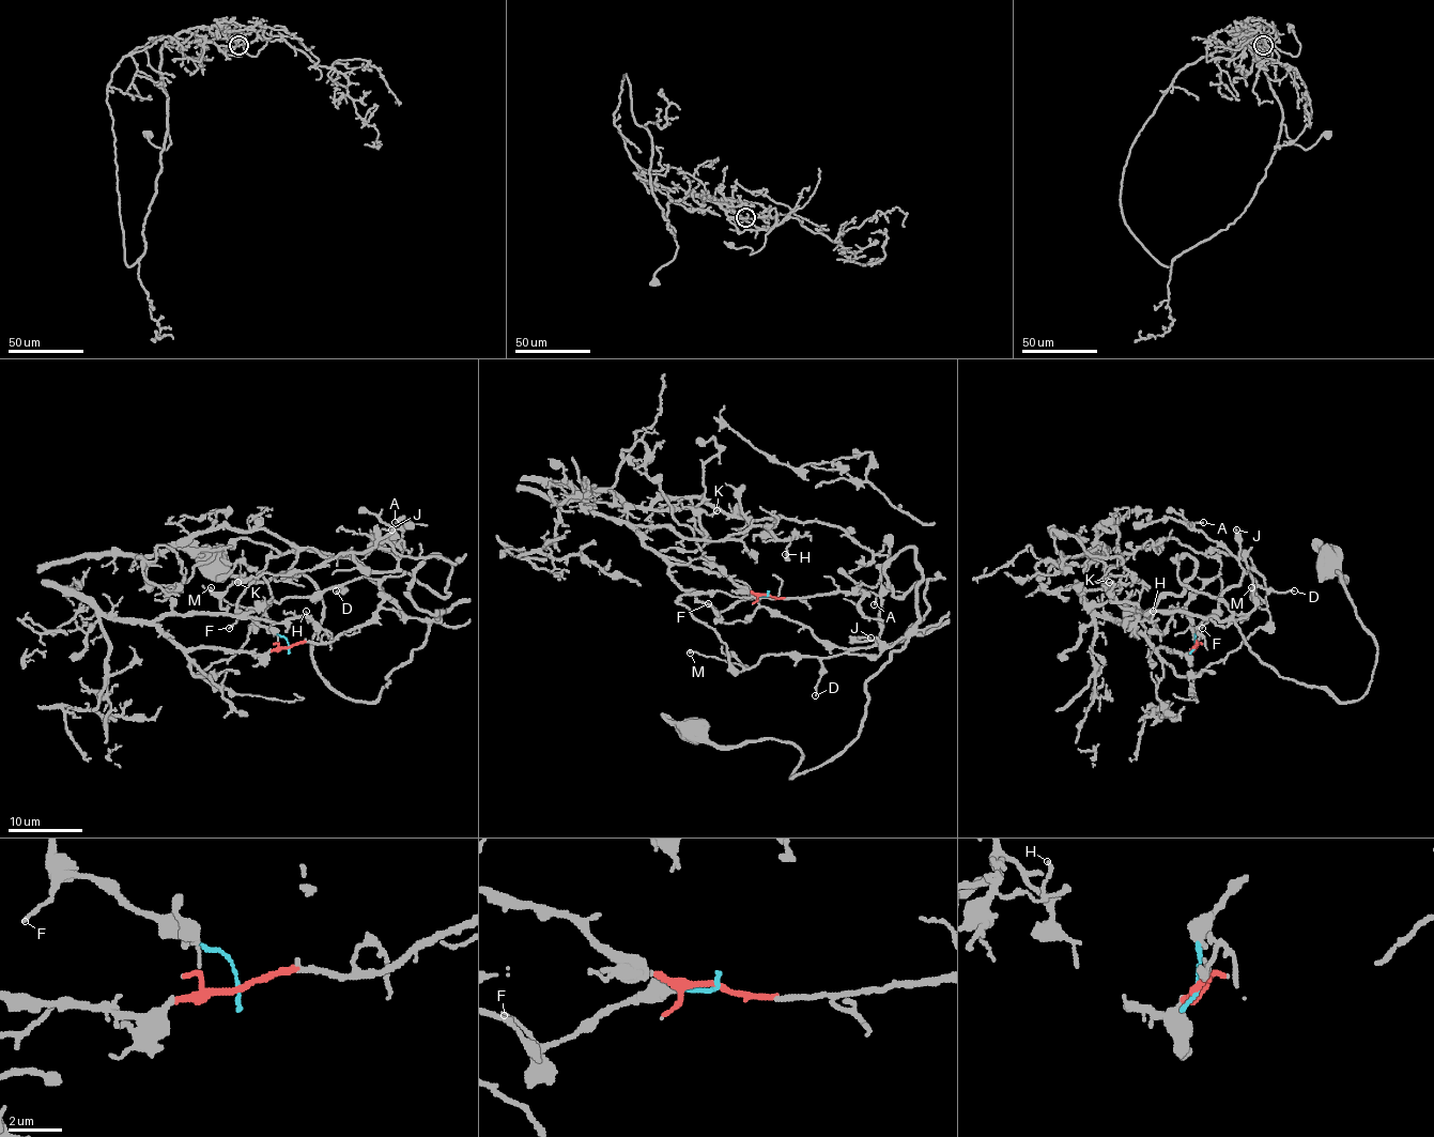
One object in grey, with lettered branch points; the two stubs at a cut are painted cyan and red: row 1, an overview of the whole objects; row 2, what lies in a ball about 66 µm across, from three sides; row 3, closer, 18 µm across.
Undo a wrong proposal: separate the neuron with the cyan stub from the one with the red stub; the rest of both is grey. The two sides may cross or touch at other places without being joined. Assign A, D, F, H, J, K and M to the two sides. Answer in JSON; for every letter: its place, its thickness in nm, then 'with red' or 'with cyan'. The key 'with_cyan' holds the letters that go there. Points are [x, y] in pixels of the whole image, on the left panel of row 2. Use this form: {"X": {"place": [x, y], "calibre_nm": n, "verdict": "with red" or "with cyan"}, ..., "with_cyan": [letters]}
{"A": {"place": [395, 522], "calibre_nm": 120, "verdict": "with cyan"}, "D": {"place": [336, 590], "calibre_nm": 100, "verdict": "with cyan"}, "F": {"place": [229, 628], "calibre_nm": 140, "verdict": "with cyan"}, "H": {"place": [306, 611], "calibre_nm": 120, "verdict": "with red"}, "J": {"place": [391, 529], "calibre_nm": 120, "verdict": "with cyan"}, "K": {"place": [237, 582], "calibre_nm": 140, "verdict": "with red"}, "M": {"place": [211, 587], "calibre_nm": 160, "verdict": "with cyan"}, "with_cyan": ["A", "D", "F", "J", "M"]}

